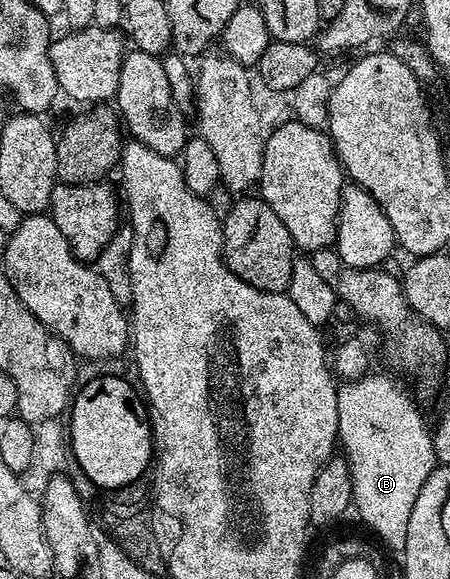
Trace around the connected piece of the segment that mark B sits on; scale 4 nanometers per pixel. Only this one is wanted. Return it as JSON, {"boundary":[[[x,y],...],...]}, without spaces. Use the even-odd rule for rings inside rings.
{"boundary":[[[367,373],[349,385],[338,387],[336,417],[338,418],[338,443],[346,452],[344,458],[350,467],[353,510],[378,534],[378,539],[394,553],[401,553],[408,541],[408,517],[412,517],[412,505],[424,486],[424,481],[434,471],[434,436],[431,428],[426,428],[426,419],[414,399],[393,379],[395,376]]]}

